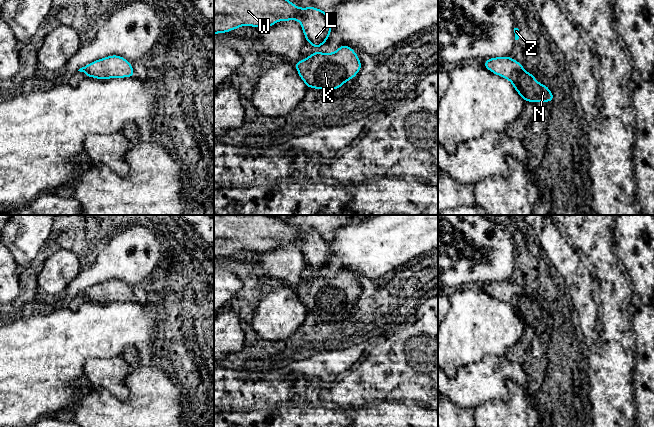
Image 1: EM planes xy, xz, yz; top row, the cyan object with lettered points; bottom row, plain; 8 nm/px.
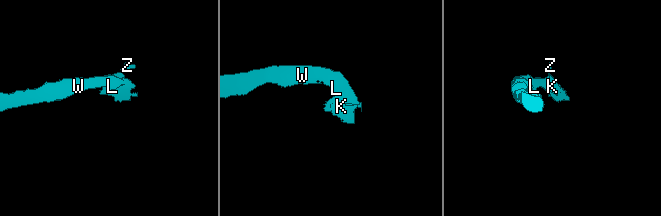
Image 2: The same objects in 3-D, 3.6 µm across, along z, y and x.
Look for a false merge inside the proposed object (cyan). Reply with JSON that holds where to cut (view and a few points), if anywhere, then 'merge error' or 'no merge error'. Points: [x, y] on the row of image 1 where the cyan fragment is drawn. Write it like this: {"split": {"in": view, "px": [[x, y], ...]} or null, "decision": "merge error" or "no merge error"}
{"split": null, "decision": "no merge error"}

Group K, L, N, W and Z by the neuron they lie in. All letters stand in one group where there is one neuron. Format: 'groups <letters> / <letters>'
groups K L N W Z

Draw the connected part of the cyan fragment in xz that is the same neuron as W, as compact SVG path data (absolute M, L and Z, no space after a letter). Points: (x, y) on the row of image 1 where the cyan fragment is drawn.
M214 0L214 34L227 33L241 26L268 28L278 21L298 20L308 44L318 48L327 42L331 34L328 13L309 6L300 8L290 0Z

